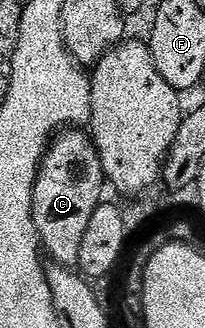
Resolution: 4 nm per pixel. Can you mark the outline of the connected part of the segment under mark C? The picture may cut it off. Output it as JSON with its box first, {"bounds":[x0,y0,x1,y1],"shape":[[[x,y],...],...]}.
{"bounds":[32,128,106,268],"shape":[[[68,128],[51,139],[39,168],[32,197],[32,219],[43,253],[53,263],[69,268],[80,261],[82,240],[94,212],[105,197],[106,179],[96,144],[83,129]]]}

